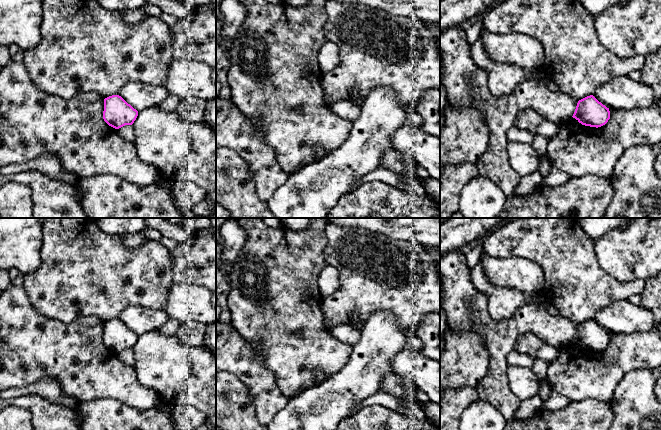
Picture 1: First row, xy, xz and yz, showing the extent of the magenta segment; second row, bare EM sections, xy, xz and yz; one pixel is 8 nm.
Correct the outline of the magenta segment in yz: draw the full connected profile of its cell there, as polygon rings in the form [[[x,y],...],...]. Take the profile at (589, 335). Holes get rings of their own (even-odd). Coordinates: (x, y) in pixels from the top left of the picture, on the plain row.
[[[590,319],[578,325],[572,341],[582,349],[598,352],[608,346],[610,335],[593,319]]]

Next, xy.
[[[112,319],[104,323],[103,343],[109,350],[119,353],[132,349],[137,340],[138,335],[121,320]]]

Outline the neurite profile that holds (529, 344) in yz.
[[[533,334],[518,337],[514,350],[531,356],[534,360],[541,359],[548,363],[554,361],[559,354],[559,349],[546,344]]]

